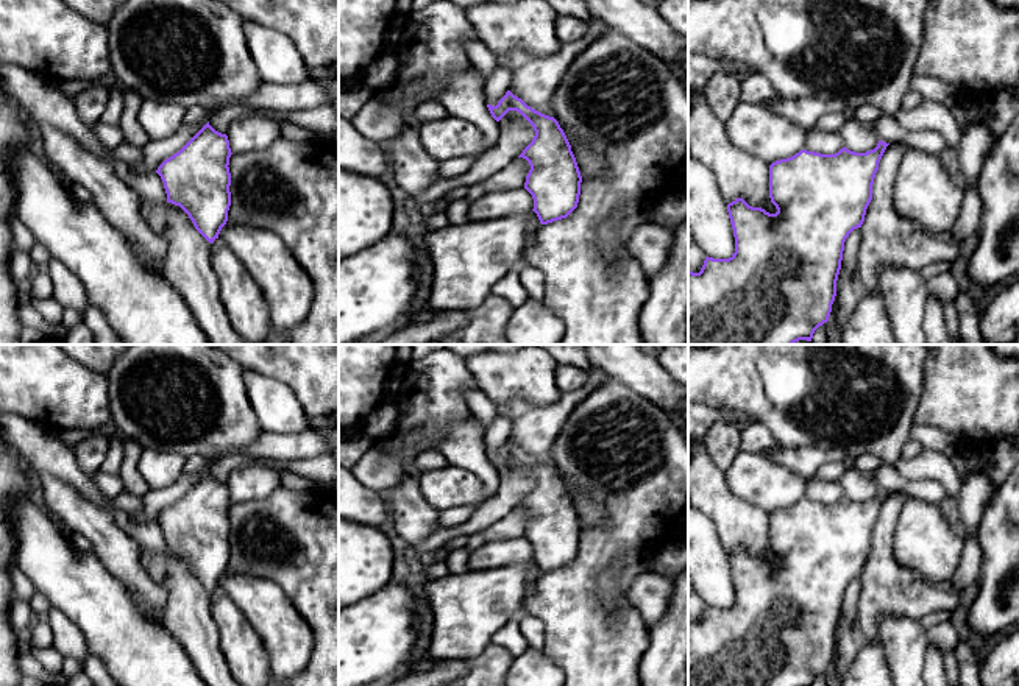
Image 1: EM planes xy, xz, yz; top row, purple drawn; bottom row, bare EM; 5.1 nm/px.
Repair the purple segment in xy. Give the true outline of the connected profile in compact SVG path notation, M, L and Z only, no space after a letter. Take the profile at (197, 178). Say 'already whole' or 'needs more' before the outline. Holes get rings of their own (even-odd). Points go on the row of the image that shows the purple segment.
already whole; M208 122L156 170L164 182L167 203L179 206L209 243L218 239L228 221L231 154L228 136Z

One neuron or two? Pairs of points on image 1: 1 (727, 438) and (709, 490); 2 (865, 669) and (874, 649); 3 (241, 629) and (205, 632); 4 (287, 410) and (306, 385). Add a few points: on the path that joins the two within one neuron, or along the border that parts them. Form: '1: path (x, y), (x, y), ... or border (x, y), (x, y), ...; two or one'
1: border (704, 443), (707, 456), (724, 471); two
2: path (869, 664), (873, 654); one
3: border (211, 599), (217, 644), (228, 666); two
4: border (266, 376), (281, 381), (308, 415); two

